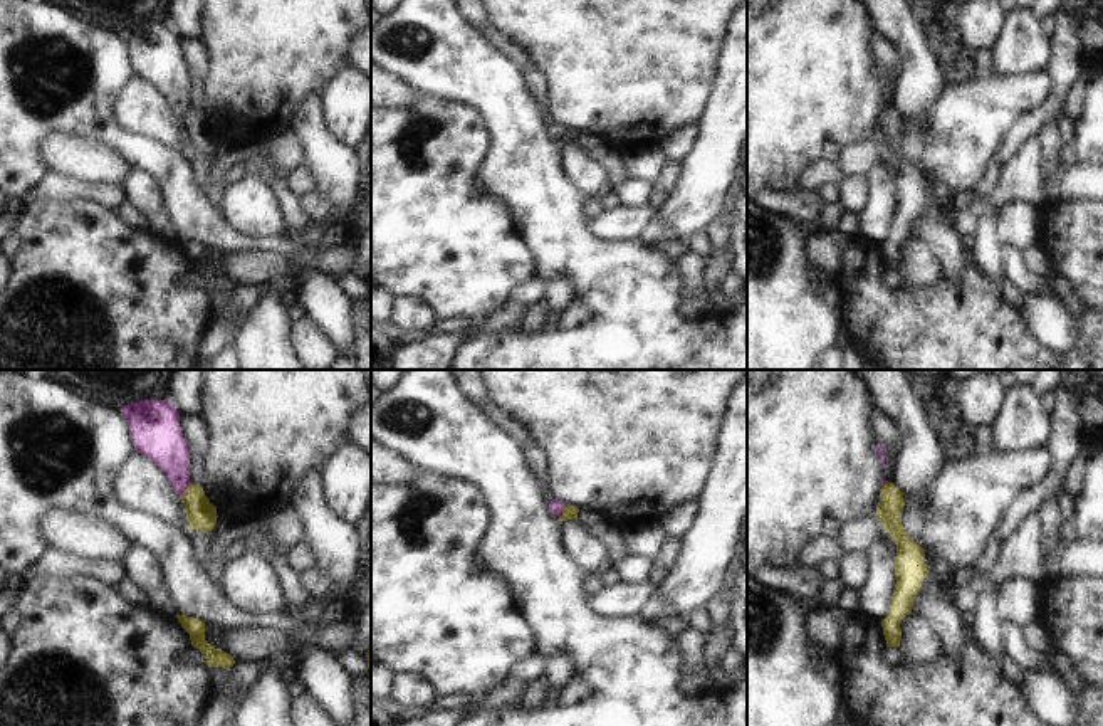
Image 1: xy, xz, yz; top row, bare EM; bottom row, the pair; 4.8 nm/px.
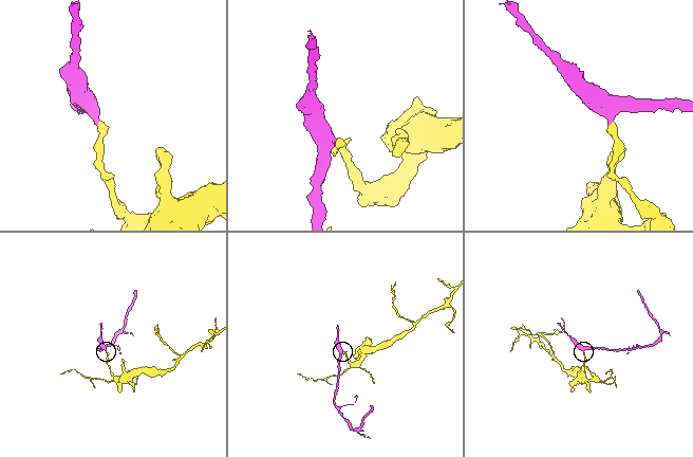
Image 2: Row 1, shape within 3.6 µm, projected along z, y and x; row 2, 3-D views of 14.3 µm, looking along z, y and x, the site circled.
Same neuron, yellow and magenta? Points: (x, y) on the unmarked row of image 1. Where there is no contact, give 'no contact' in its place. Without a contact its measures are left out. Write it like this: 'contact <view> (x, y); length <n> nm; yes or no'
contact xy (185, 115); length 90 nm; no

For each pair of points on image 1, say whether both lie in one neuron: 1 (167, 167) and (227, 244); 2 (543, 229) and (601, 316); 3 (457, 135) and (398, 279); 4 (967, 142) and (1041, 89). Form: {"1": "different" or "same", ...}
{"1": "same", "2": "same", "3": "same", "4": "same"}

